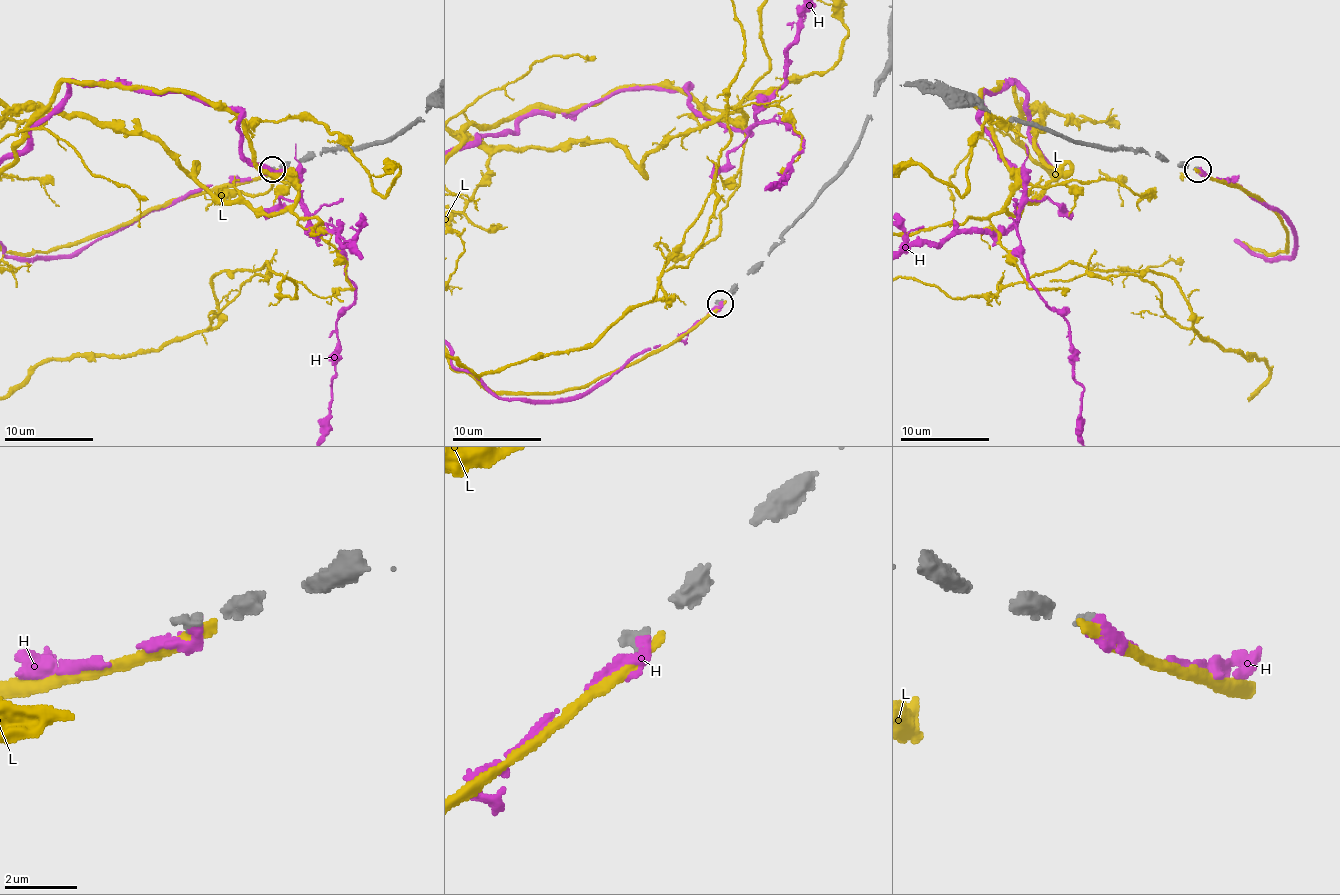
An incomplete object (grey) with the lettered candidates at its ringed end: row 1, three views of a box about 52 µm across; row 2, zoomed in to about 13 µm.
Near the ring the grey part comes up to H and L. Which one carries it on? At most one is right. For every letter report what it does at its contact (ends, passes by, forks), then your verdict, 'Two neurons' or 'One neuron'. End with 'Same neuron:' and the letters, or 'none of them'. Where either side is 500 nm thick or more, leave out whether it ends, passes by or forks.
H: It ends there. One neuron
L: It ends there. Two neurons
Same neuron: H

